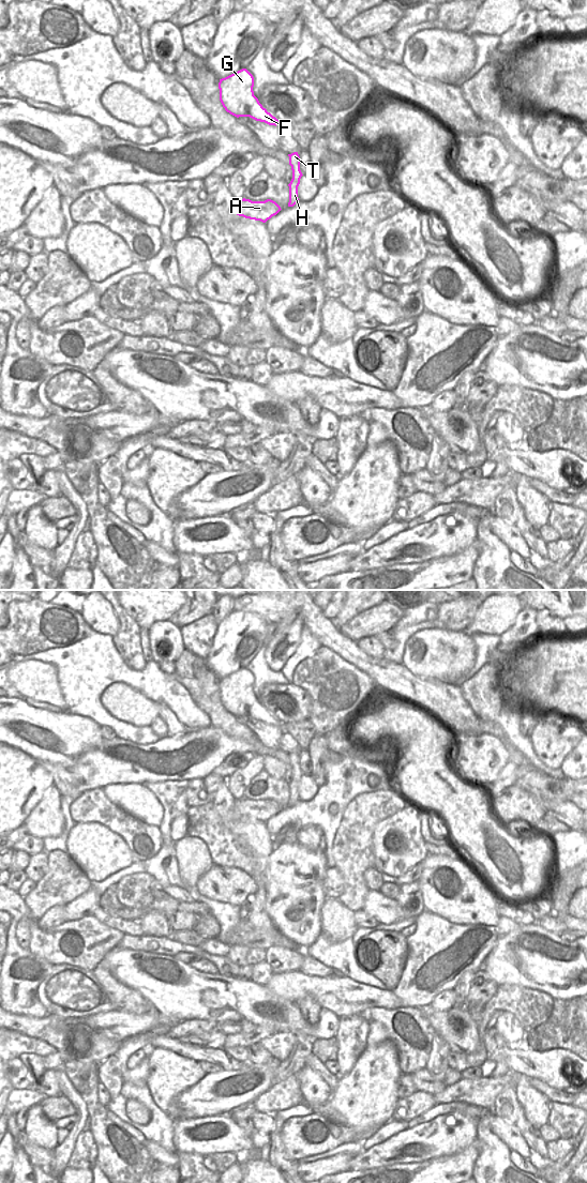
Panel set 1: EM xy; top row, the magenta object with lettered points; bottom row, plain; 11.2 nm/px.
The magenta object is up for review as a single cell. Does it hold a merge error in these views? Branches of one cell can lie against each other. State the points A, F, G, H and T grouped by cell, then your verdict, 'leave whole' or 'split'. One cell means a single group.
A F G H T; leave whole

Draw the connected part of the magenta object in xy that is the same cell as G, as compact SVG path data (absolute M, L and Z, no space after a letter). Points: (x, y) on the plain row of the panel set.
M246 668L220 679L220 700L225 710L237 717L250 716L269 725L282 725L262 707L254 695L253 686L254 677Z

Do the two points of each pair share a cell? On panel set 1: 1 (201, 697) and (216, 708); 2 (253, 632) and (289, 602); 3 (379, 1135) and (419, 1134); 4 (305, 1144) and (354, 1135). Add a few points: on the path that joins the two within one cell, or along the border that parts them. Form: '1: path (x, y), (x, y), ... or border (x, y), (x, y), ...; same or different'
1: path (205, 700), (213, 708); same
2: border (242, 611), (257, 612), (268, 623); different
3: border (407, 1127), (371, 1148); different
4: path (317, 1143), (324, 1141), (330, 1135), (342, 1135); same

